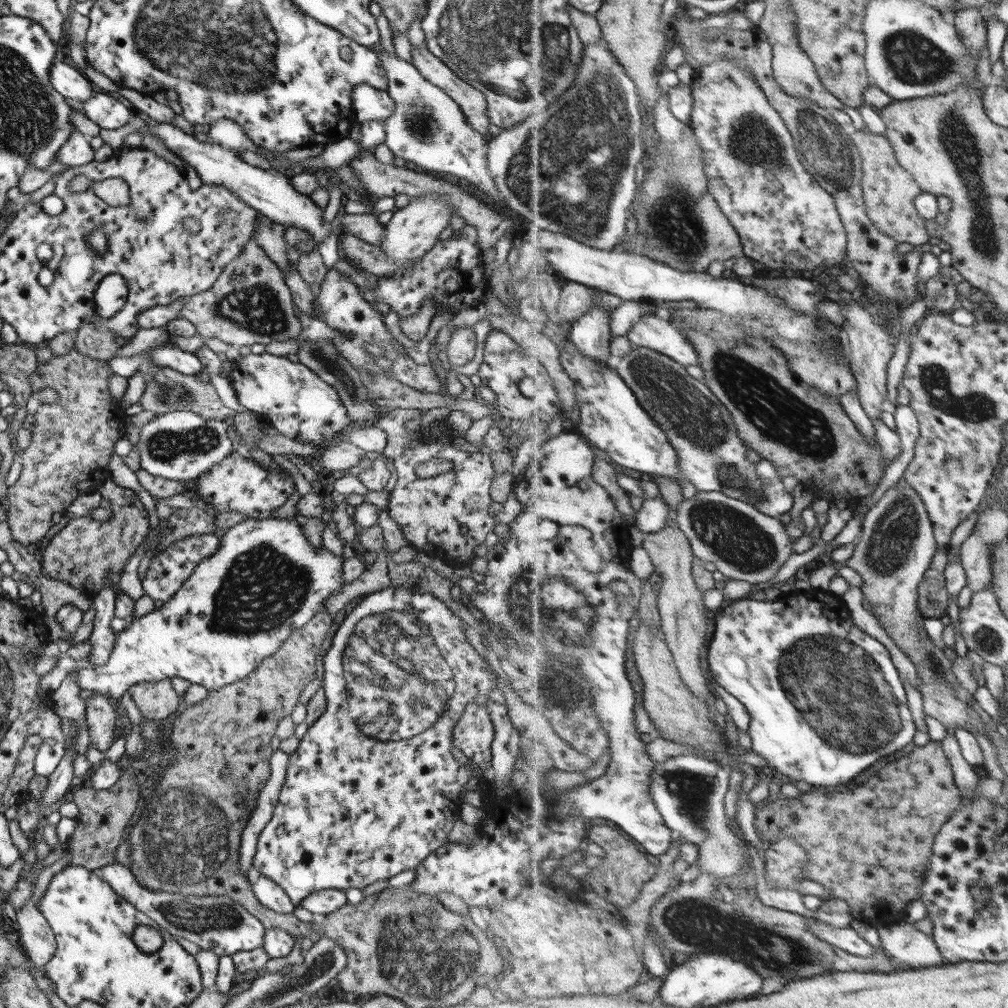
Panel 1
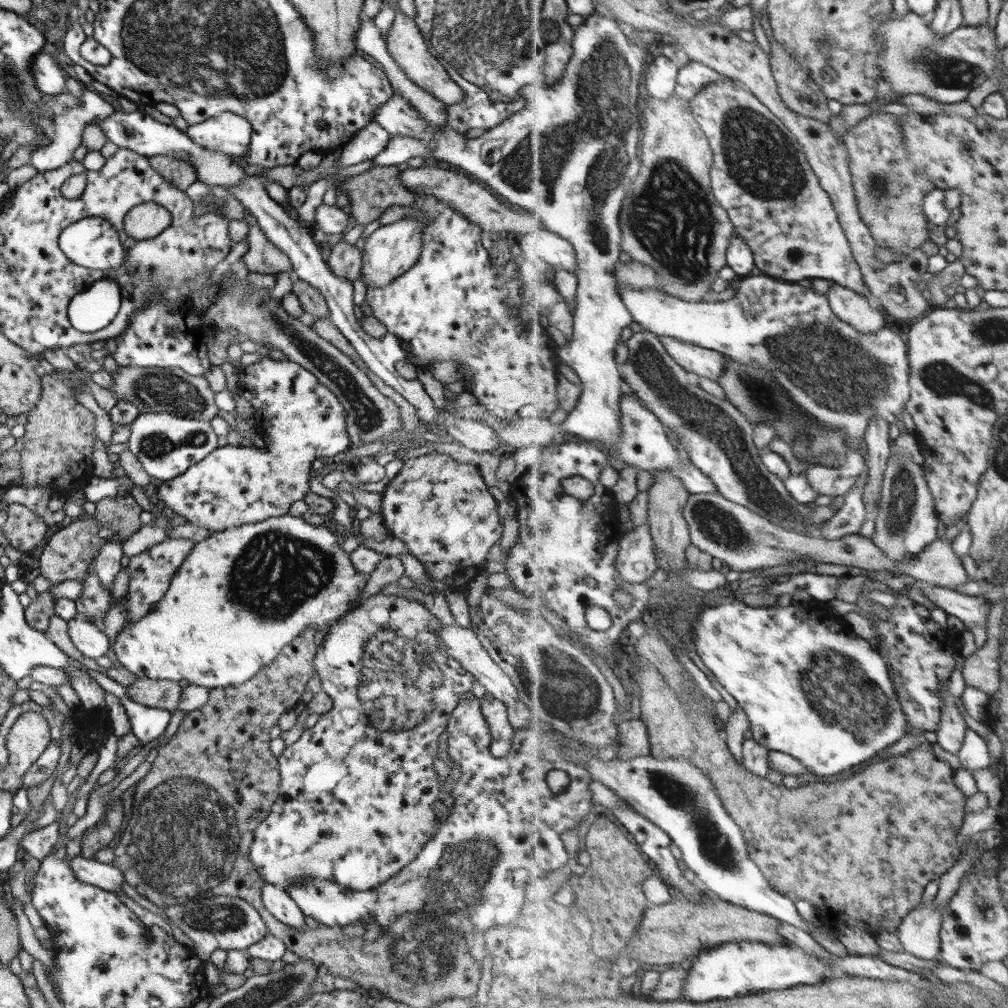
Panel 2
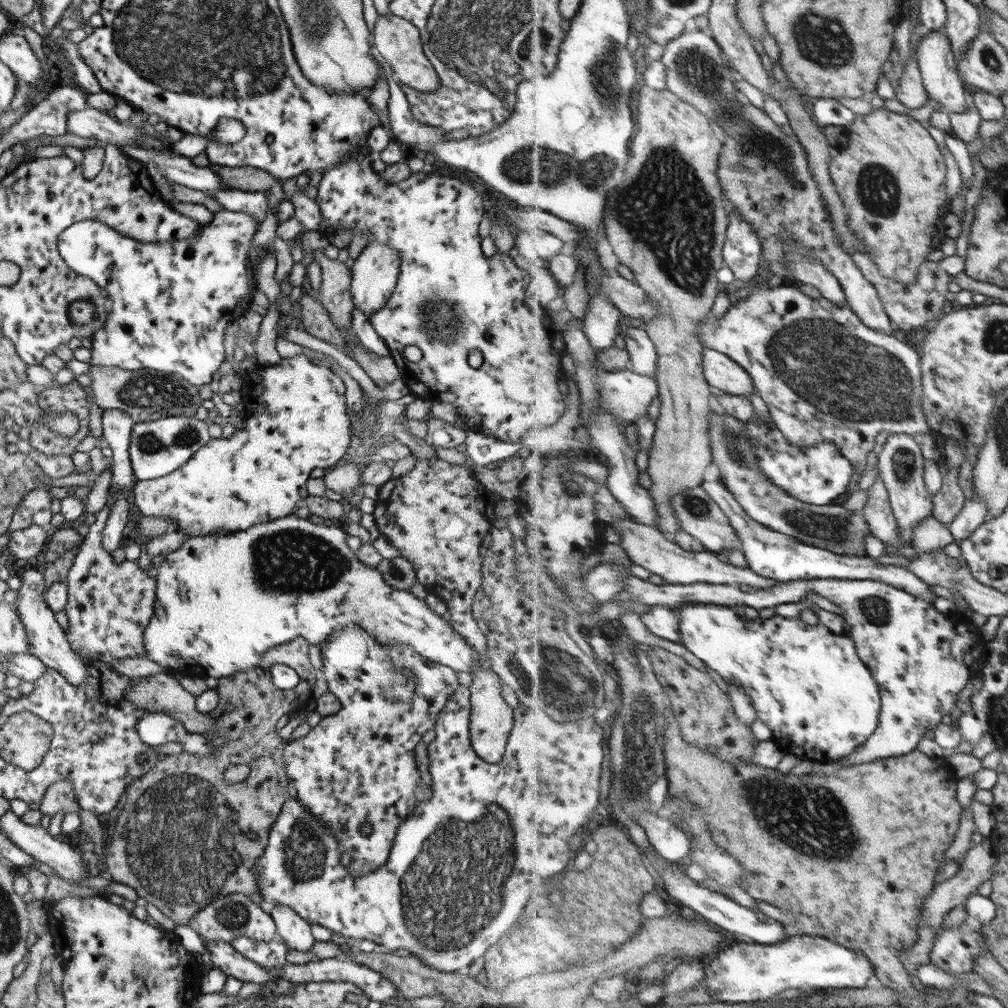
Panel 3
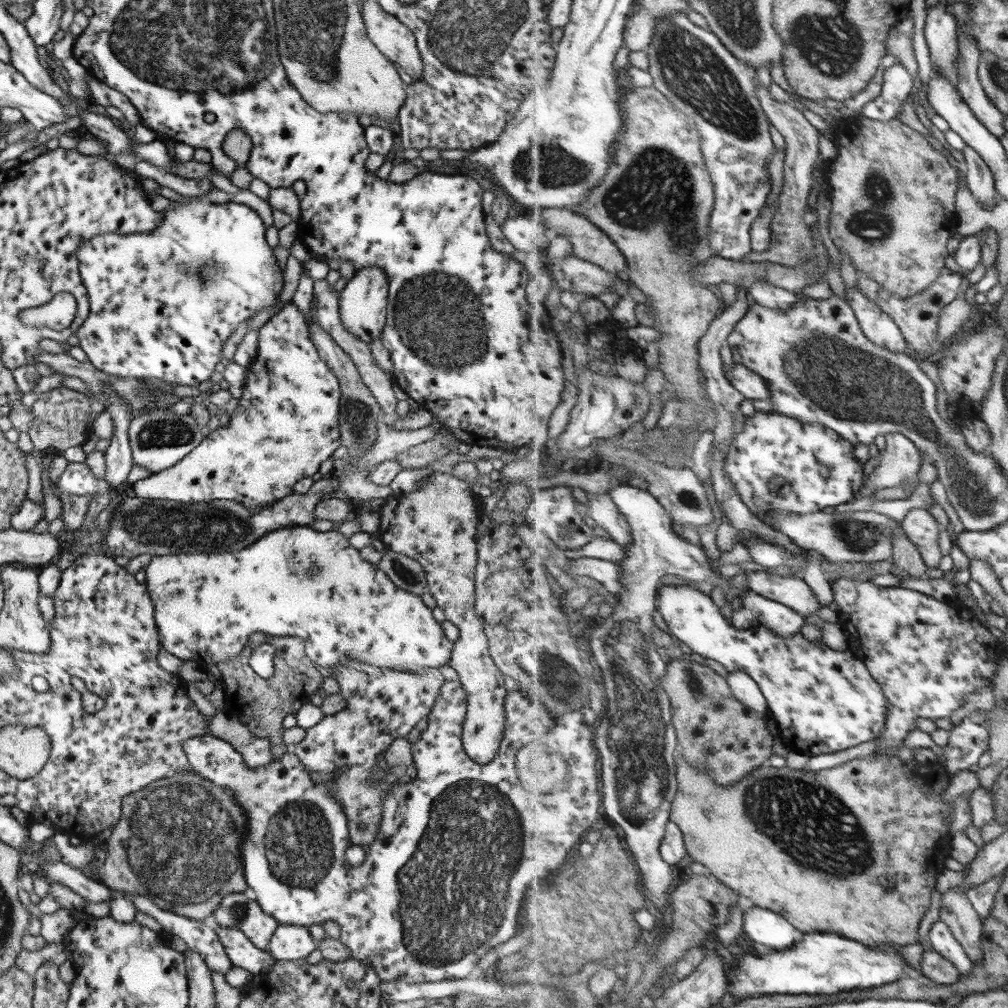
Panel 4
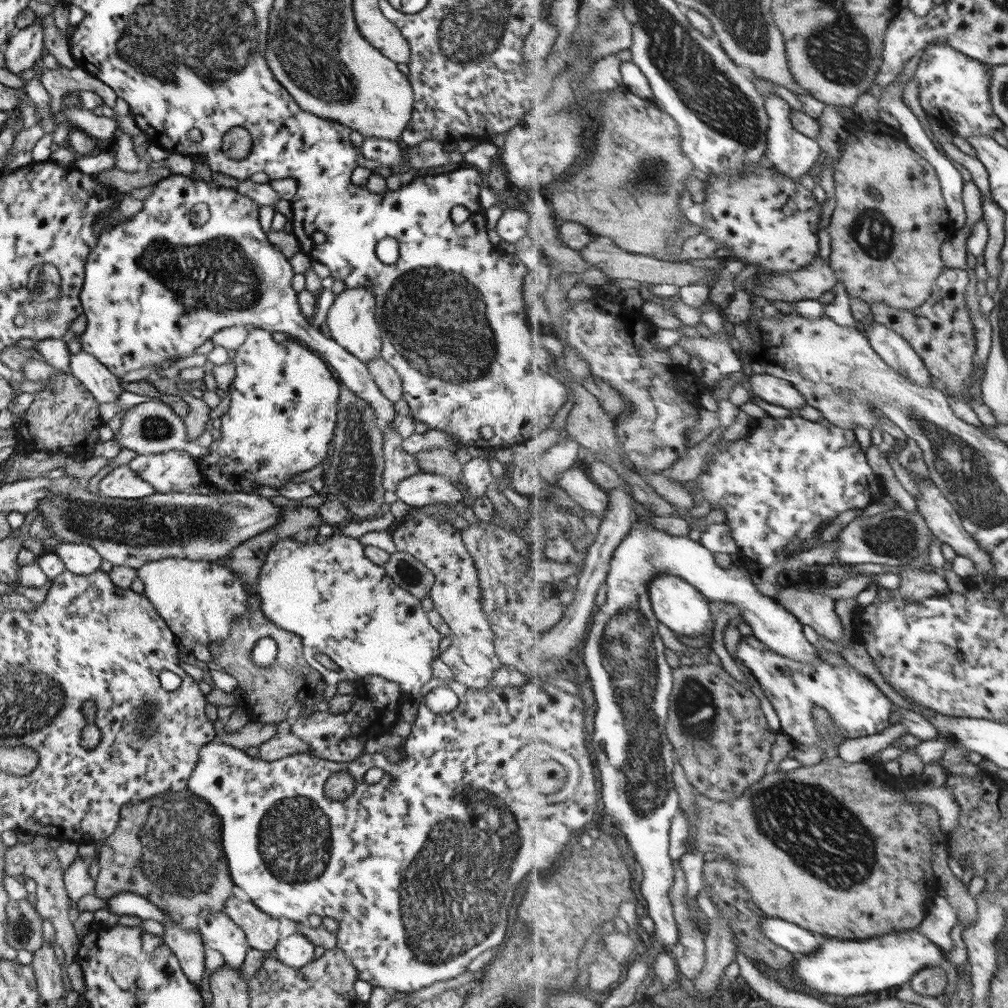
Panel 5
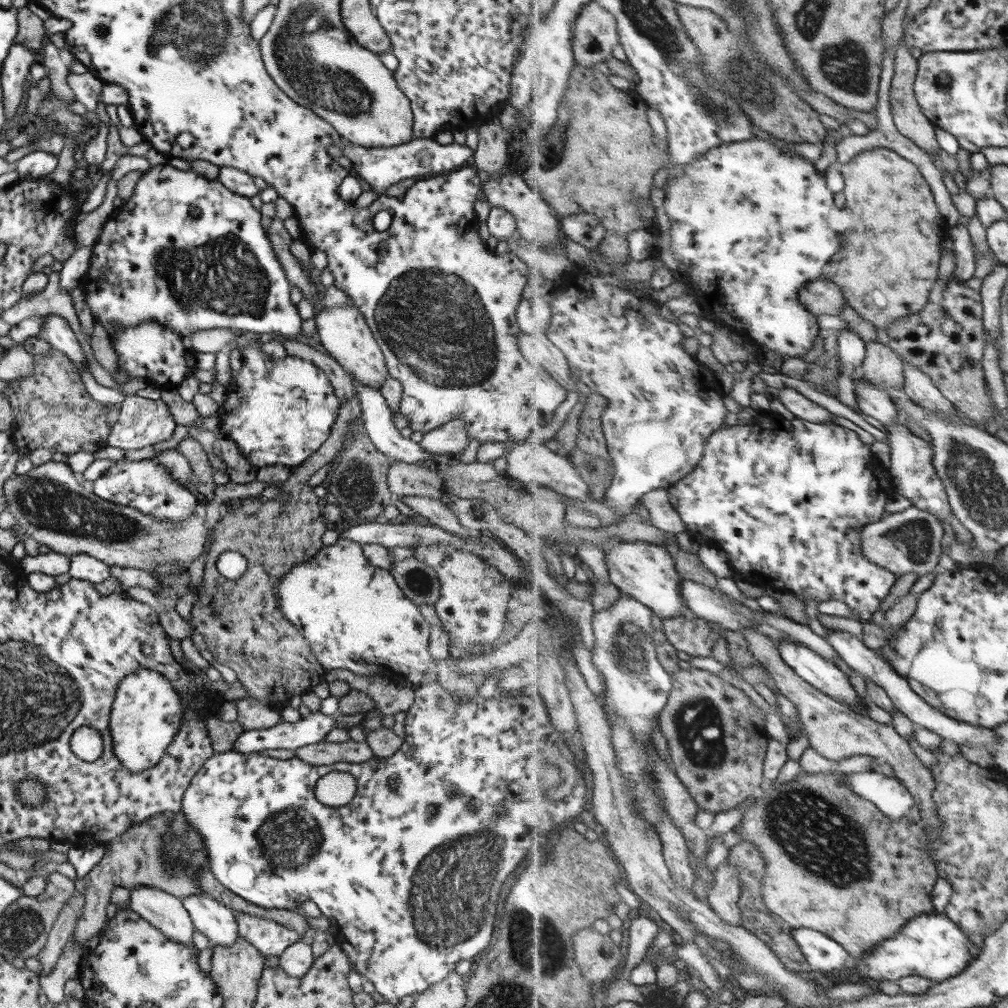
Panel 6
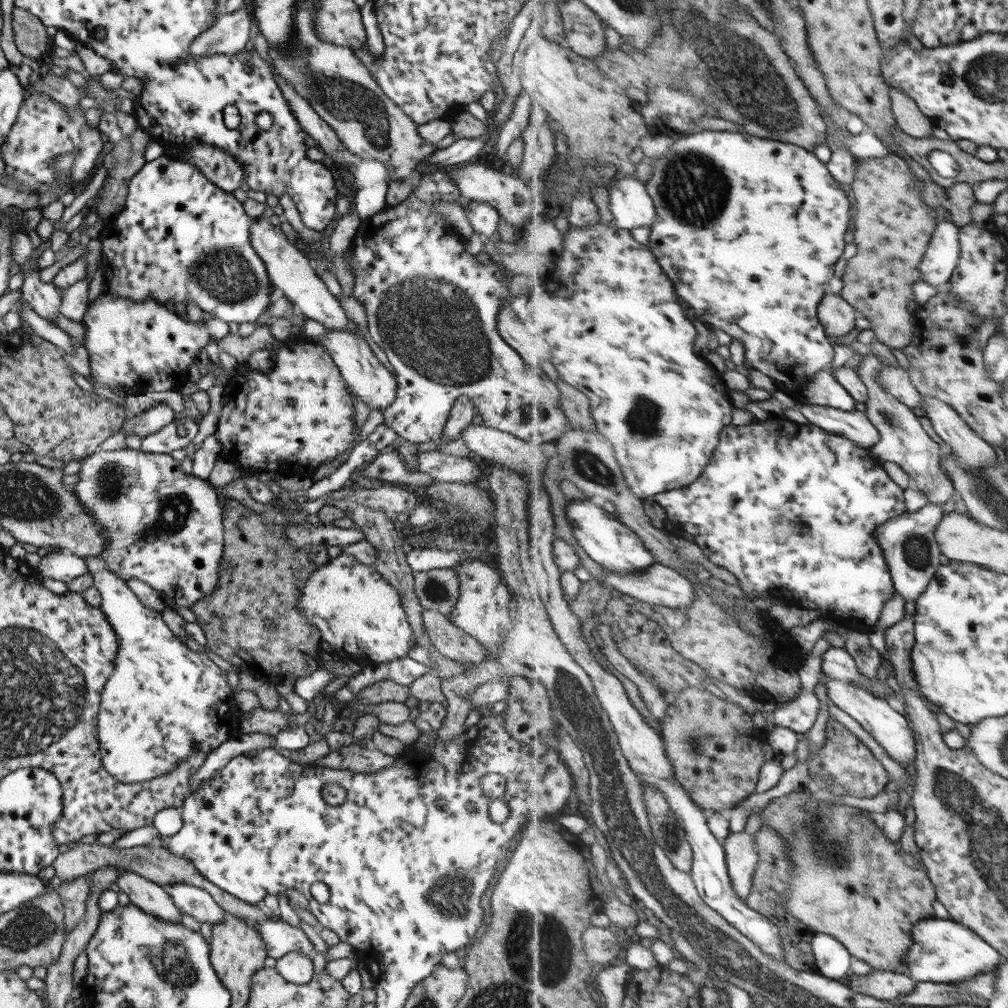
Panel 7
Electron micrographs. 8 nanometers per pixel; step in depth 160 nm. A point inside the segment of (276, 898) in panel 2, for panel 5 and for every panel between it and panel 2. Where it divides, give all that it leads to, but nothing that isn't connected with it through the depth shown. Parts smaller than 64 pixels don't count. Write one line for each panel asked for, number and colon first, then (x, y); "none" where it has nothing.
3: (294, 931)
4: (288, 942)
5: (295, 951)

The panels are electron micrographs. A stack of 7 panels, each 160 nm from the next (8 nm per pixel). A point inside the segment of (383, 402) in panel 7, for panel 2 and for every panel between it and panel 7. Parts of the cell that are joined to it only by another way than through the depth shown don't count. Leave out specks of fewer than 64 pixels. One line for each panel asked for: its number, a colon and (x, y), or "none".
2: (390, 250)
3: (373, 275)
4: (362, 303)
5: (350, 320)
6: (344, 336)

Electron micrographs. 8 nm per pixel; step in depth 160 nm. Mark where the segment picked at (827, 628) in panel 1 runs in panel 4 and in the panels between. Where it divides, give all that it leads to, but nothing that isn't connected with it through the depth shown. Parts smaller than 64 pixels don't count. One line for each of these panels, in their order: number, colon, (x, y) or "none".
2: (812, 688)
3: (811, 688)
4: (823, 701)

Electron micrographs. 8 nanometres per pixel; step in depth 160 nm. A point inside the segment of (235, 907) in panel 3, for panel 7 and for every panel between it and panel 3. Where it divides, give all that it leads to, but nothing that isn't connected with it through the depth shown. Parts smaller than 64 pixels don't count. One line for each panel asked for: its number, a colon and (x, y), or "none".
4: (234, 911)
5: (262, 932)
6: (270, 938)
7: (279, 938)

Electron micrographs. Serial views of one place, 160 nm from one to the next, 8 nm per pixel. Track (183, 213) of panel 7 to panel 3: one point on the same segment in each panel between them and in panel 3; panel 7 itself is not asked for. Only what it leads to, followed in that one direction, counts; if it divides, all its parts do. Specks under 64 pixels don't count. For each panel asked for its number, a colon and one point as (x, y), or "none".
3: (171, 301)
4: (161, 303)
5: (155, 287)
6: (158, 259)

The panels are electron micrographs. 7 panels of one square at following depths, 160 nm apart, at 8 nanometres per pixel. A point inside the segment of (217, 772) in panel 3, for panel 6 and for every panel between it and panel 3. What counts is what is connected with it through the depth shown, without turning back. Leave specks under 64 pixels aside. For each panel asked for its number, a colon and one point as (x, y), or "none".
4: (176, 842)
5: (167, 849)
6: (242, 627)

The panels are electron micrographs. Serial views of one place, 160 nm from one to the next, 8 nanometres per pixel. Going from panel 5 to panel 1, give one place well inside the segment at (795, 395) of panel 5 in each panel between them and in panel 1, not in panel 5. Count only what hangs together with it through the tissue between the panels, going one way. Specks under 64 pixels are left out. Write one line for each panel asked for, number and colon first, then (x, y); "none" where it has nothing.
1: (653, 332)
2: (707, 362)
3: (721, 371)
4: (752, 385)

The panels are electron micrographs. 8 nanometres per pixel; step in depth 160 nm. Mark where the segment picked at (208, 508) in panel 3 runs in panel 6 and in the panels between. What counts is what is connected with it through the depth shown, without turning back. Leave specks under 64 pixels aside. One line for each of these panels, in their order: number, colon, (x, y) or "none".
4: (285, 423)
5: (281, 414)
6: (278, 411)

